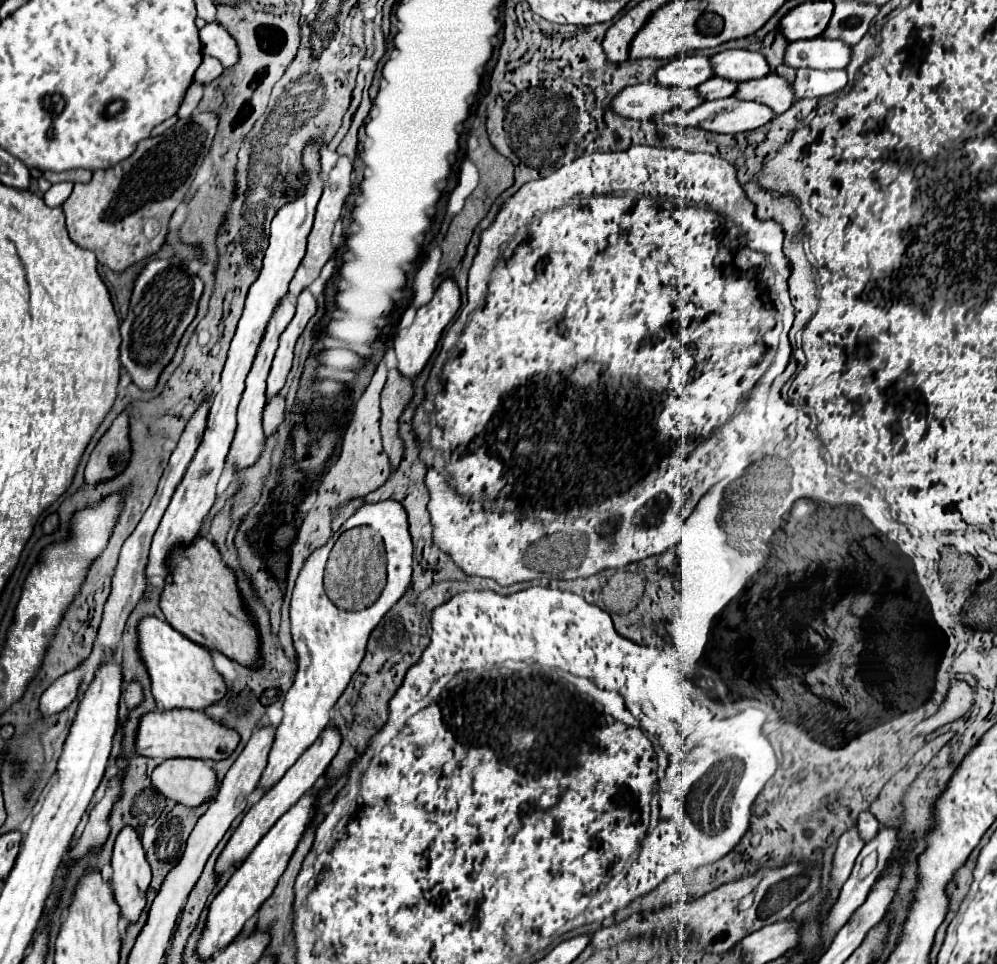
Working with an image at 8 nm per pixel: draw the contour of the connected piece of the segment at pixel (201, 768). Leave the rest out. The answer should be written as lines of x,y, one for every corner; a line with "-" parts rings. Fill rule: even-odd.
166,759
154,769
152,785
186,807
200,807
218,795
216,771
200,759

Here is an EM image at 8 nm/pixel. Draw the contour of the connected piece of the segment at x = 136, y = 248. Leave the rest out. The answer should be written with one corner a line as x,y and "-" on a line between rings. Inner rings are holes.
194,113
188,119
178,119
164,135
140,141
140,145
128,159
116,163
112,169
94,171
88,183
76,183
72,195
62,205
70,239
76,245
94,251
98,263
110,267
112,271
124,271
132,263
144,261
150,255
158,253
160,247
166,243
170,217
174,209
182,203
186,191
190,189
196,177
202,157
208,153
212,145
216,125
218,125
216,113

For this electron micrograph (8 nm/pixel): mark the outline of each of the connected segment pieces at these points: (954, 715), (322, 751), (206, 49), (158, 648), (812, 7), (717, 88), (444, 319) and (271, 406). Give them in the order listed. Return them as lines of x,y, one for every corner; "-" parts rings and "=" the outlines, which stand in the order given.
952,681
952,687
950,687
950,691
946,695
946,701
942,703
940,711
934,717
930,717
928,721
920,723
918,729
924,731
924,733
936,731
938,727
942,727
942,725
946,725
946,723
962,717
972,707
972,701
974,701
974,693
968,687
968,683
964,683
964,681
=
328,725
328,727
320,733
320,737
300,755
300,759
286,771
286,775
284,775
270,791
266,791
266,793
262,795
262,799
244,815
240,827
234,831
232,839
228,841
226,849
222,851
222,855
220,855
218,863
216,863
216,871
218,871
218,873
224,873
224,871
226,871
228,867
232,867
234,863
242,863
242,861
248,857
248,853
254,849
254,845
270,831
270,827
274,825
274,821
280,819
280,817
286,813
286,809
290,809
304,793
308,793
308,789
312,789
312,785
318,781
318,777
322,777
322,775
326,773
330,761
332,761
334,755
338,753
340,741
342,741
340,731
338,731
334,725
=
208,23
204,29
200,29
200,43
202,53
218,59
224,69
236,65
238,61
236,39
232,39
230,33
220,23
=
146,617
138,625
140,635
140,655
152,677
152,693
156,703
164,709
192,709
204,711
226,695
226,683
214,667
208,649
192,643
188,637
172,629
166,621
156,617
=
806,1
794,7
782,19
782,35
788,41
820,37
820,33
824,33
824,29
828,27
832,9
834,9
832,1
=
712,77
710,81
704,81
702,85
696,87
700,97
704,99
722,99
722,97
732,97
738,89
736,81
728,81
722,77
=
444,279
442,285
436,289
432,301
424,307
418,309
416,313
416,319
414,323
408,327
408,329
402,329
394,341
394,347
396,347
396,361
398,361
398,371
408,377
408,379
416,379
426,363
430,361
440,337
442,337
442,331
446,329
446,325
454,319
454,315
458,313
460,309
460,291
458,291
458,285
454,279
=
278,397
272,403
270,401
266,403
266,411
264,411
264,433
268,437
278,433
278,427
282,425
282,419
284,419
284,413
286,413
284,397

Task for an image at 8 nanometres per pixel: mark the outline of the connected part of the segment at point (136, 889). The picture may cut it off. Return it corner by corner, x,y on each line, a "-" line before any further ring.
124,827
114,843
114,855
112,855
112,869
114,869
114,875
112,875
112,893
114,893
114,899
120,907
120,913
126,921
126,925
132,925
138,921
142,909
146,907
146,891
148,891
148,885
150,885
150,865
146,861
146,855
142,851
142,843
136,835
134,829
128,829

